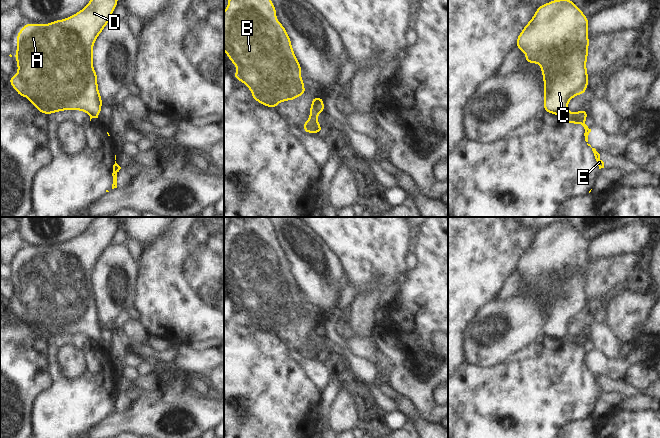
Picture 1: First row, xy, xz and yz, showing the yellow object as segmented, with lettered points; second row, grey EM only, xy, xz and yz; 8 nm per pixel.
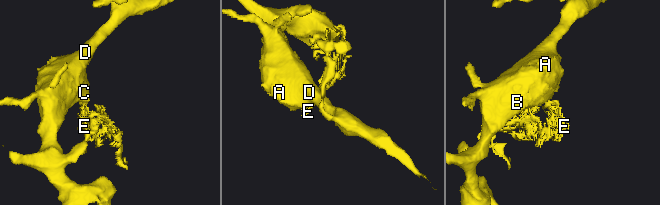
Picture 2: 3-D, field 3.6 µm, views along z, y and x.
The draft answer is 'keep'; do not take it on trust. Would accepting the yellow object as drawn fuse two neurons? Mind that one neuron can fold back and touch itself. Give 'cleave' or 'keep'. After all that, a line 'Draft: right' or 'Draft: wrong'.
cleave
Draft: wrong

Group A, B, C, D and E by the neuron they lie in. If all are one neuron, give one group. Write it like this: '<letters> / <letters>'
A B C D / E

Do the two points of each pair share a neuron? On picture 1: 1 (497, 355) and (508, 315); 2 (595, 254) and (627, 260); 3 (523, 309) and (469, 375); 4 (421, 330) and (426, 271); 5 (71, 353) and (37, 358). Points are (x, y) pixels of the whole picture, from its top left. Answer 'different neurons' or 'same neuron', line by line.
1: same neuron
2: different neurons
3: different neurons
4: same neuron
5: different neurons

